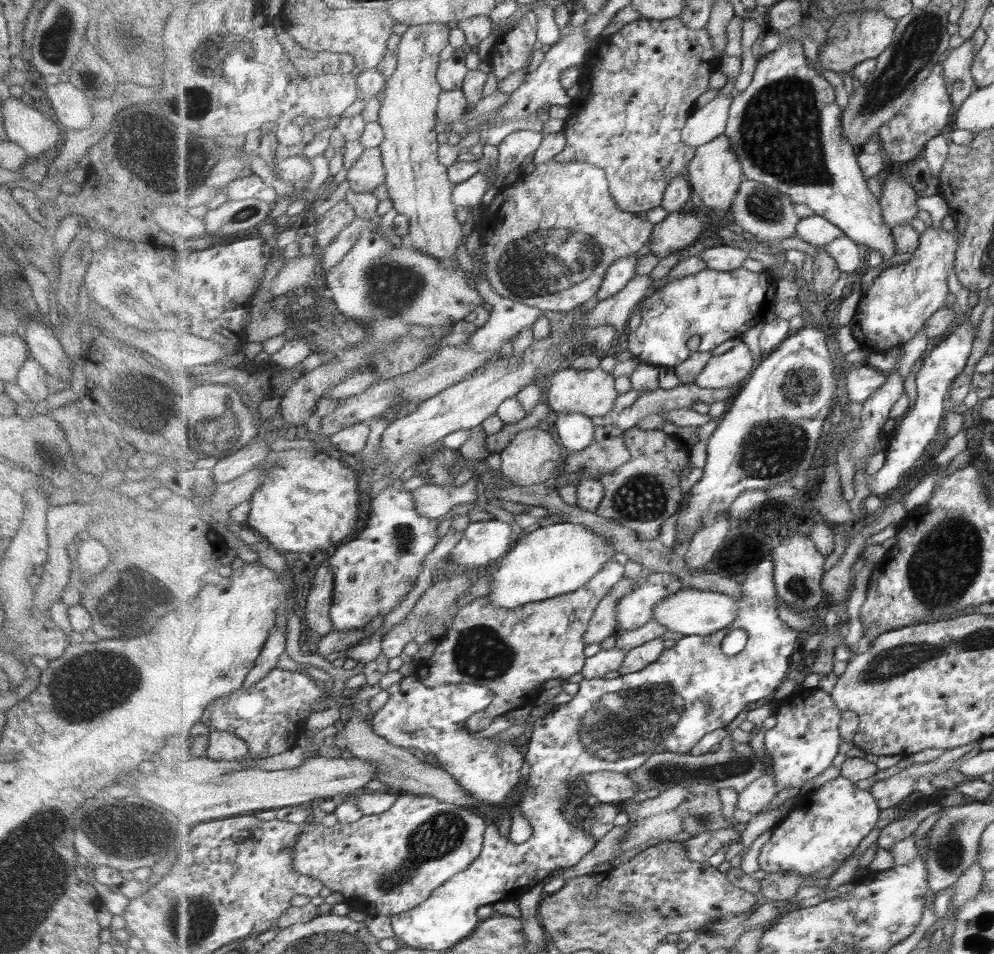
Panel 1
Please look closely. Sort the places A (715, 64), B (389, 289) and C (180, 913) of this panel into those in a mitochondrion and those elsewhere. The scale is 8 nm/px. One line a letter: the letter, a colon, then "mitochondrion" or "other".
A: other
B: mitochondrion
C: mitochondrion

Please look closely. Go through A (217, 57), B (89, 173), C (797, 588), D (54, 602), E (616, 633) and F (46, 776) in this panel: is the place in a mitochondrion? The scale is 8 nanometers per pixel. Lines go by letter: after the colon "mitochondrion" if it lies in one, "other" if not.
A: mitochondrion
B: other
C: mitochondrion
D: other
E: other
F: other

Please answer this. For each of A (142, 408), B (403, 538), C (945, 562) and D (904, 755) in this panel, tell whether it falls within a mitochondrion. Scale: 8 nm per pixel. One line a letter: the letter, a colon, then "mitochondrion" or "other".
A: mitochondrion
B: mitochondrion
C: mitochondrion
D: other

